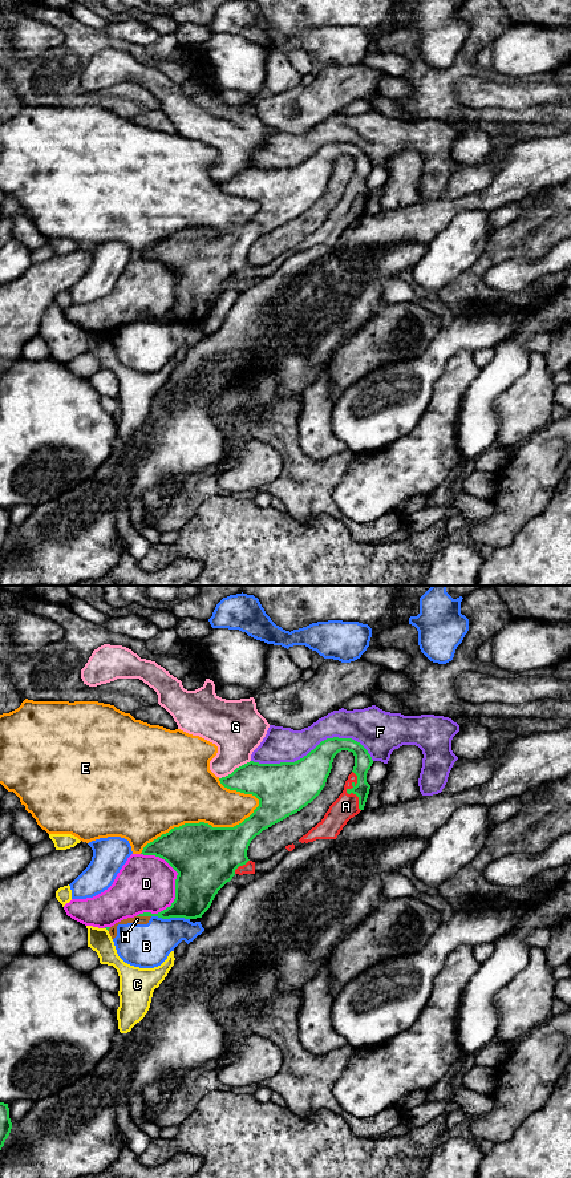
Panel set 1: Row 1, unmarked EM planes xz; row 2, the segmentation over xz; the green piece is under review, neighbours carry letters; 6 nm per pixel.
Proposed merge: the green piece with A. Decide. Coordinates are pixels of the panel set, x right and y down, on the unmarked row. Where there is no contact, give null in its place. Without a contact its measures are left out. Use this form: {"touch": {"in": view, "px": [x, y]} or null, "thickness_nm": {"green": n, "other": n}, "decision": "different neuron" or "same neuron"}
{"touch": {"in": "xz", "px": [348, 198]}, "thickness_nm": {"green": 200, "other": 150}, "decision": "same neuron"}

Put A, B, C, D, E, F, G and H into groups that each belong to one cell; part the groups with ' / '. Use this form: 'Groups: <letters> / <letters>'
Groups: A / B H / C / D / E / F / G

